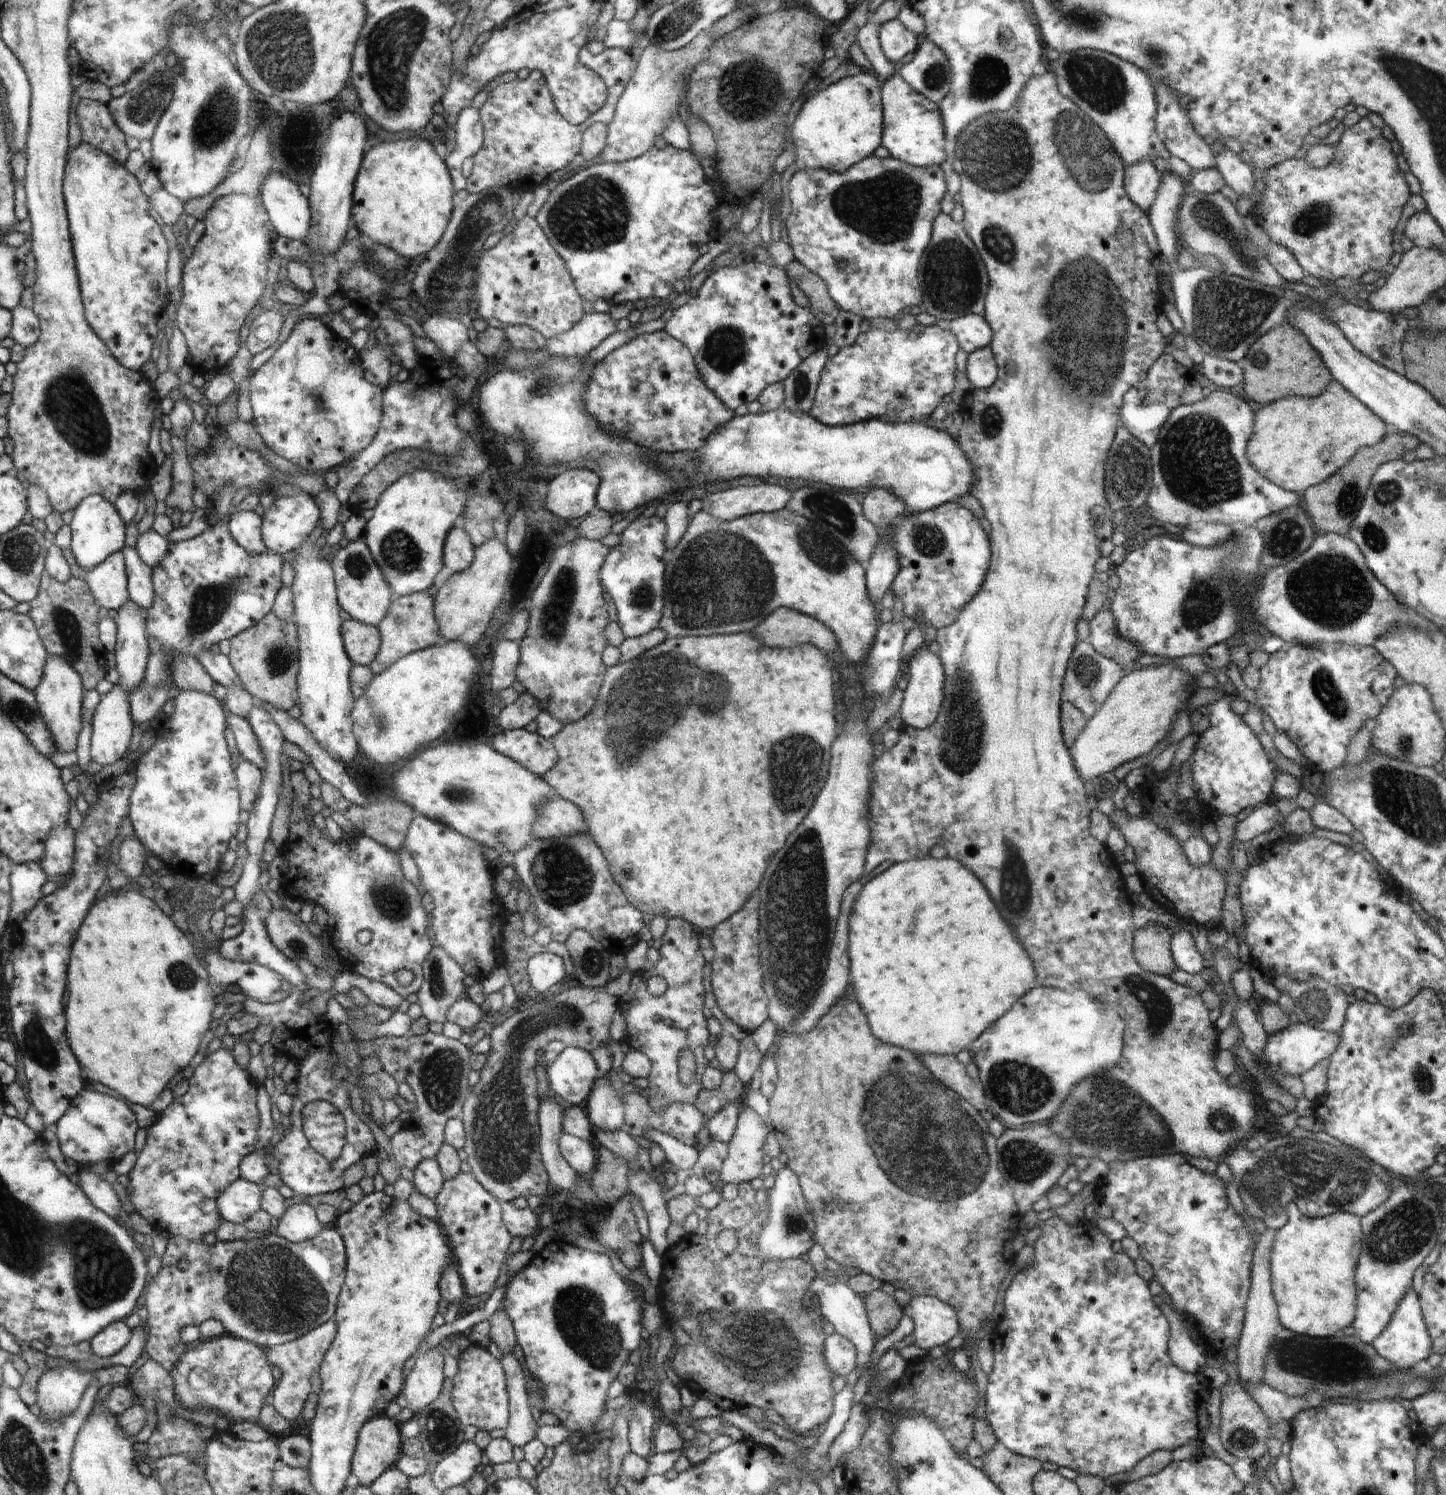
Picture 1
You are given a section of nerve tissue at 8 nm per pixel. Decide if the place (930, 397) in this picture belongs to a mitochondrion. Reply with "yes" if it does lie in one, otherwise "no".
no

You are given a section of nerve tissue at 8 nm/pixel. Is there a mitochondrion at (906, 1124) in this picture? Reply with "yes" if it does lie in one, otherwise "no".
yes

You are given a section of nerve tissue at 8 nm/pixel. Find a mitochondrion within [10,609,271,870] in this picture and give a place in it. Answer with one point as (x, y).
(156, 688)

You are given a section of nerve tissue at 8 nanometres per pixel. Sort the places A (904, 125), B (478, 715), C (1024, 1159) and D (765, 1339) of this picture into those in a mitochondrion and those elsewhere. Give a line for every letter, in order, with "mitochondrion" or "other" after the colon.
A: other
B: mitochondrion
C: mitochondrion
D: mitochondrion

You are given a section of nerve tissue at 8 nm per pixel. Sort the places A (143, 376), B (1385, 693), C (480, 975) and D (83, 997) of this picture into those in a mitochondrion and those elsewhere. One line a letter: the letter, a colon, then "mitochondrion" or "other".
A: other
B: other
C: other
D: other

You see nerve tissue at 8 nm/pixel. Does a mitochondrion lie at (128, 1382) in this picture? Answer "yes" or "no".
no

